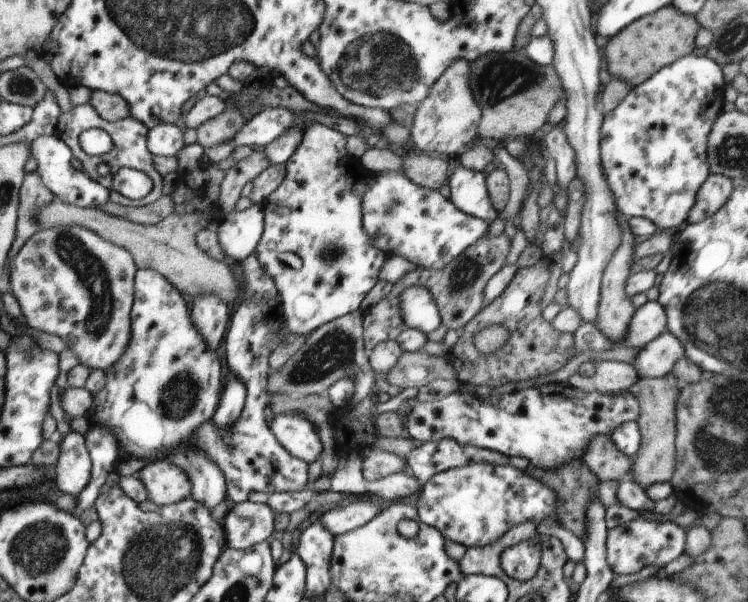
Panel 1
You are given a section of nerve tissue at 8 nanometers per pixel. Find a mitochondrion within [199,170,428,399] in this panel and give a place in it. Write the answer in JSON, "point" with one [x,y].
{"point":[336,351]}

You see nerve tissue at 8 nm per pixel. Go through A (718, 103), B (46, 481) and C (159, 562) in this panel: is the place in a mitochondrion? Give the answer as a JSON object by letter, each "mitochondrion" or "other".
{"A":"other","B":"other","C":"mitochondrion"}

